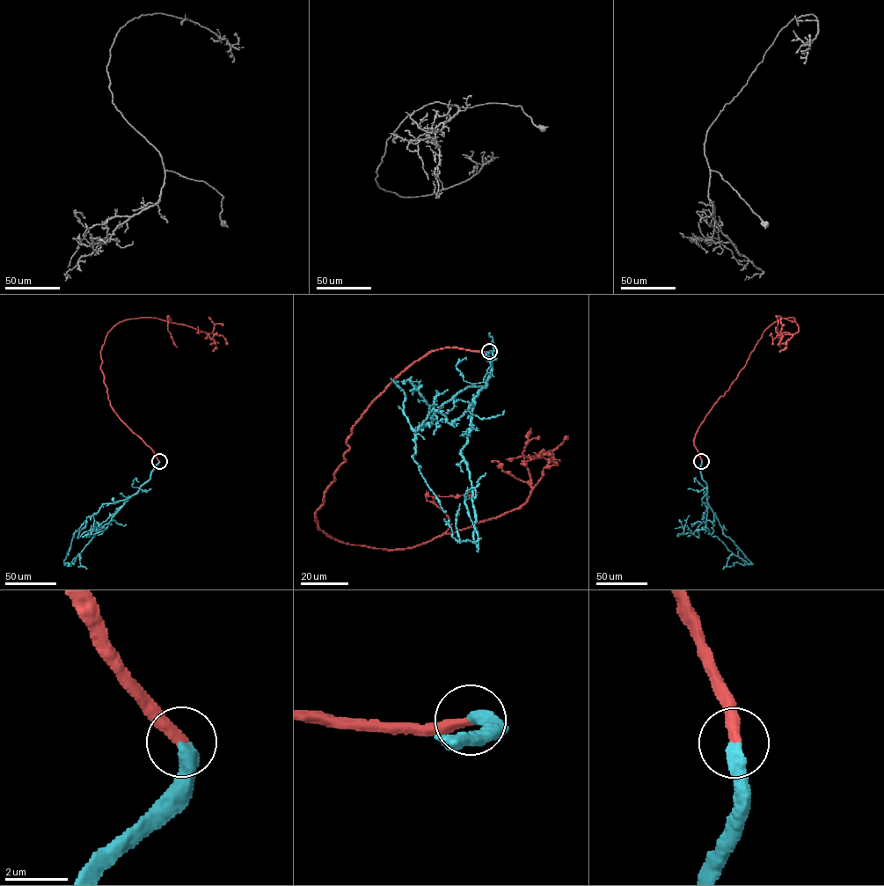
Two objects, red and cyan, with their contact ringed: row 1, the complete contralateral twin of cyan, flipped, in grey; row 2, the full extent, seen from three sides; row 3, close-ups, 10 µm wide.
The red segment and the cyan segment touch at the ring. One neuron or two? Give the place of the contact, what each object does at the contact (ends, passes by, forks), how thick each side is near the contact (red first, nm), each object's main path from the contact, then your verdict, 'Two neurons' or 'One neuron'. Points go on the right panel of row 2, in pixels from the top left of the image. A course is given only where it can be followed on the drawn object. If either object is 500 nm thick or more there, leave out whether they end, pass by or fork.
Place: (701, 461). At the ring red ends. At the ring cyan ends. Thickness 360 nm (red) against 440 nm. Course of red: (701, 461), (693, 441), (705, 418), (764, 331), (793, 318), (799, 330), (782, 334), (778, 345). Course of cyan: (701, 461), (700, 470), (707, 486), (707, 503), (722, 532), (751, 563), (732, 553), (723, 568). One neuron

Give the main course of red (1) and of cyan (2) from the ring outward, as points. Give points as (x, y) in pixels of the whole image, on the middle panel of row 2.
1: (489, 351), (433, 350), (376, 398), (318, 529), (410, 549), (496, 517), (526, 501), (526, 462), (566, 436)
2: (489, 351), (492, 370), (474, 399), (461, 453), (472, 484), (478, 547), (464, 494), (485, 473)

